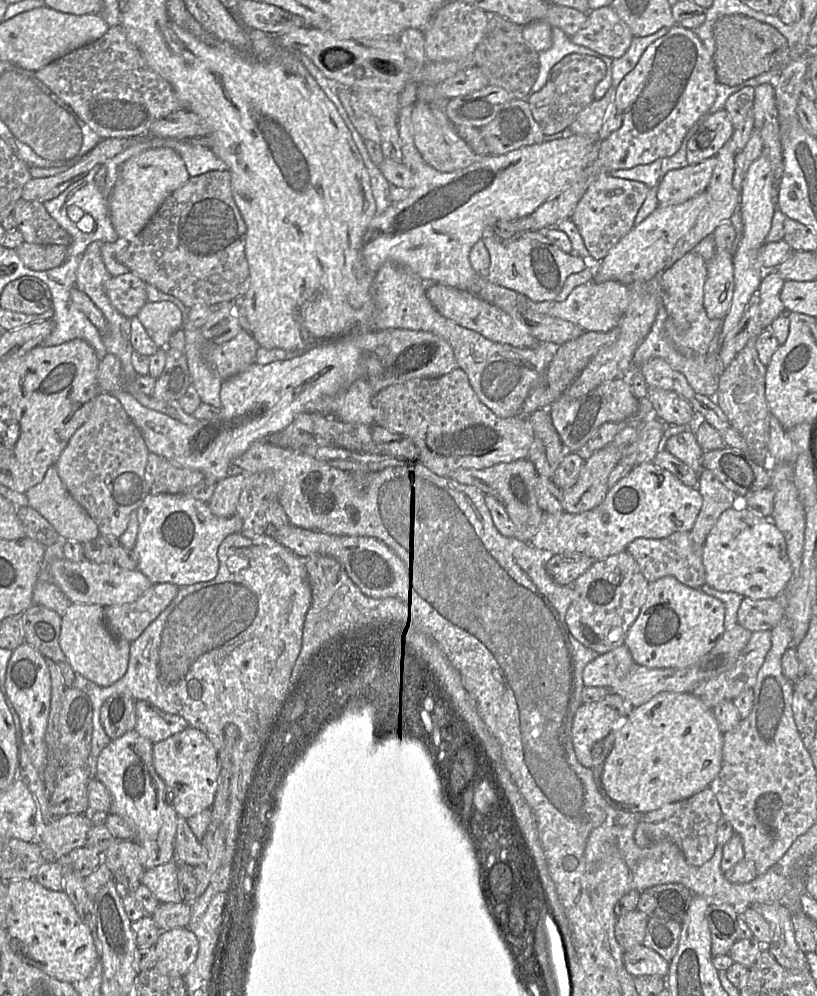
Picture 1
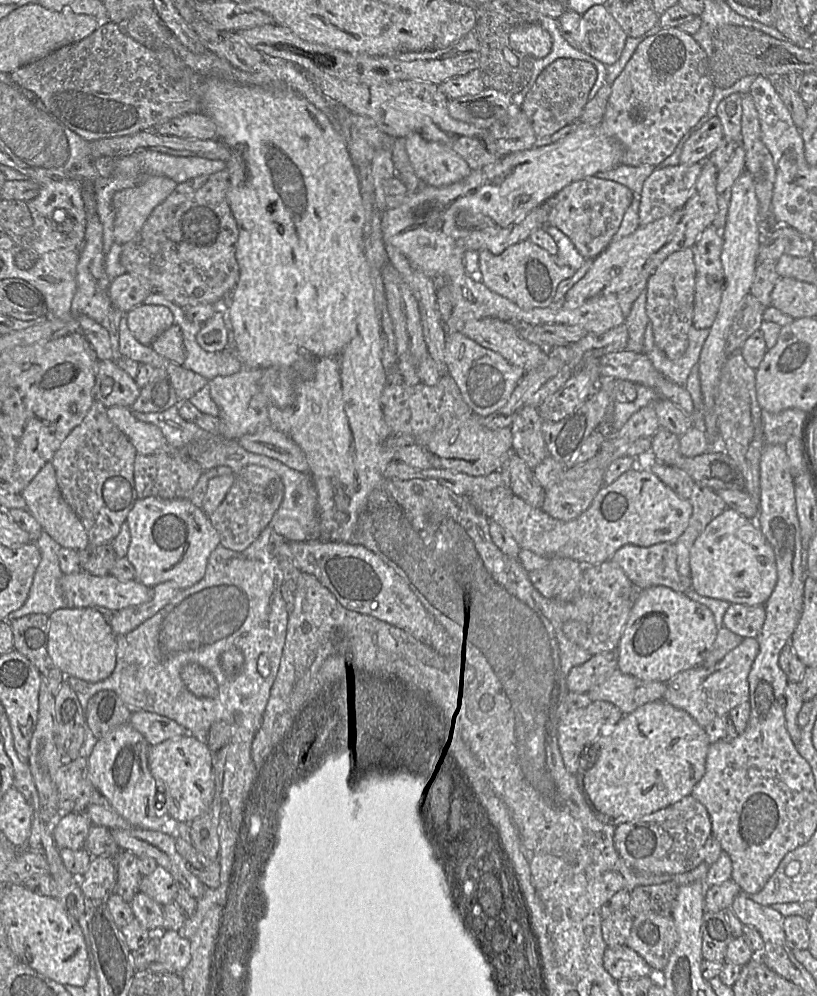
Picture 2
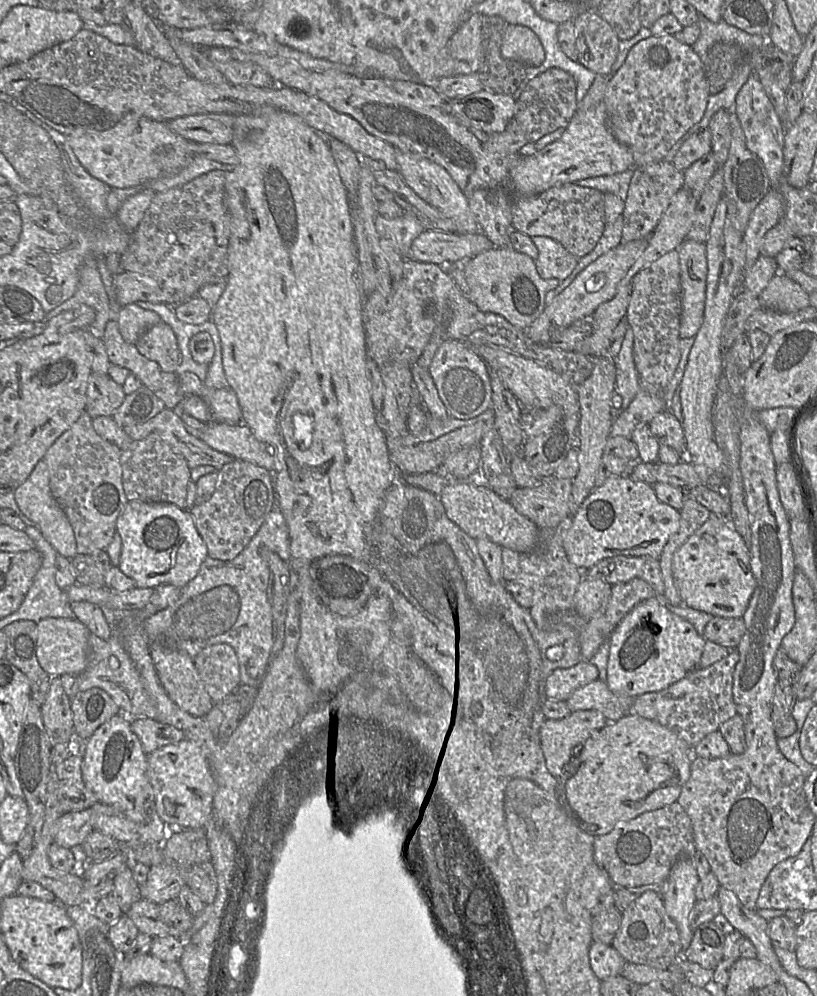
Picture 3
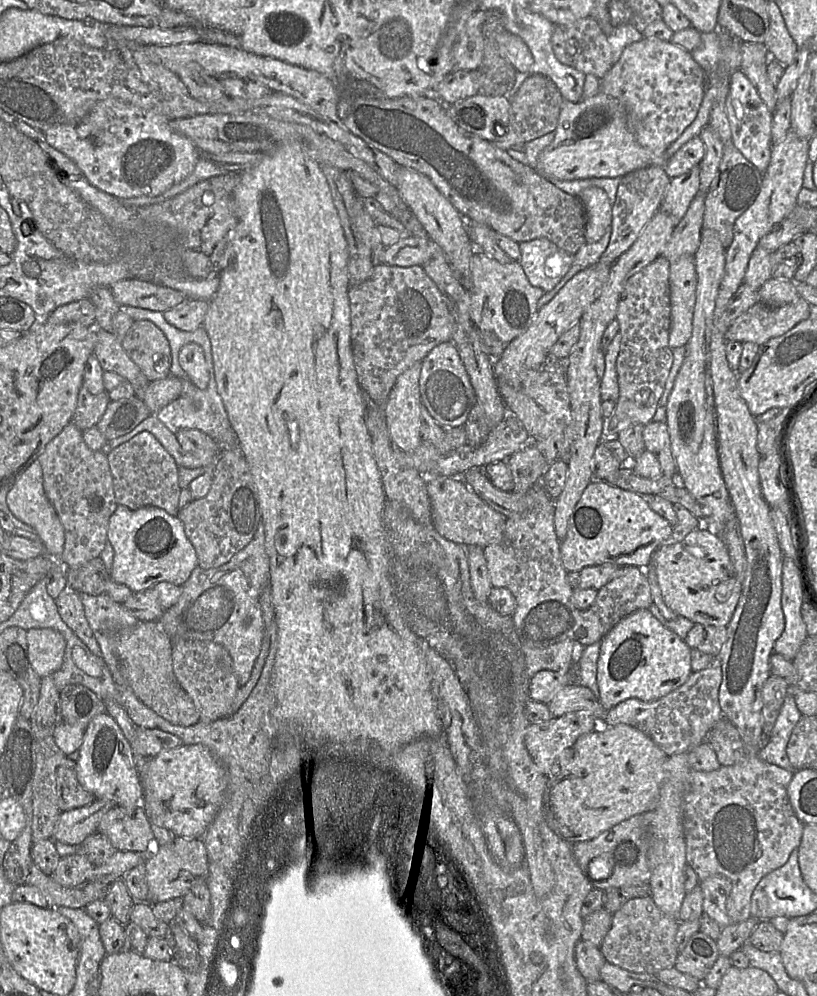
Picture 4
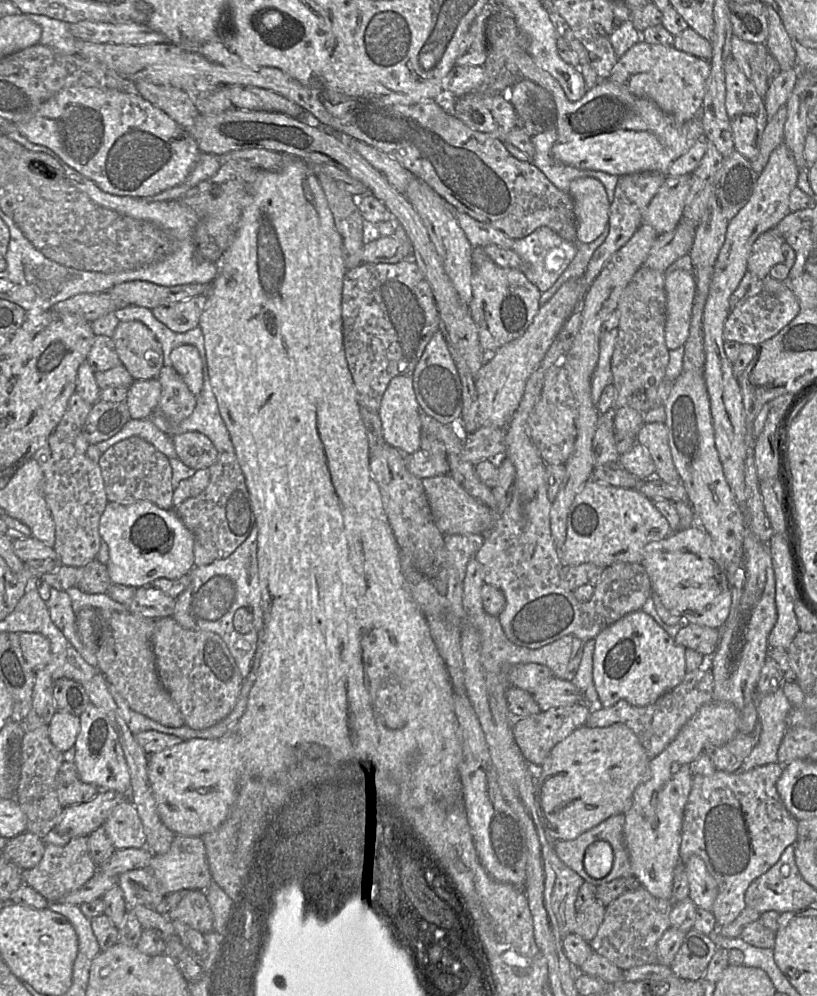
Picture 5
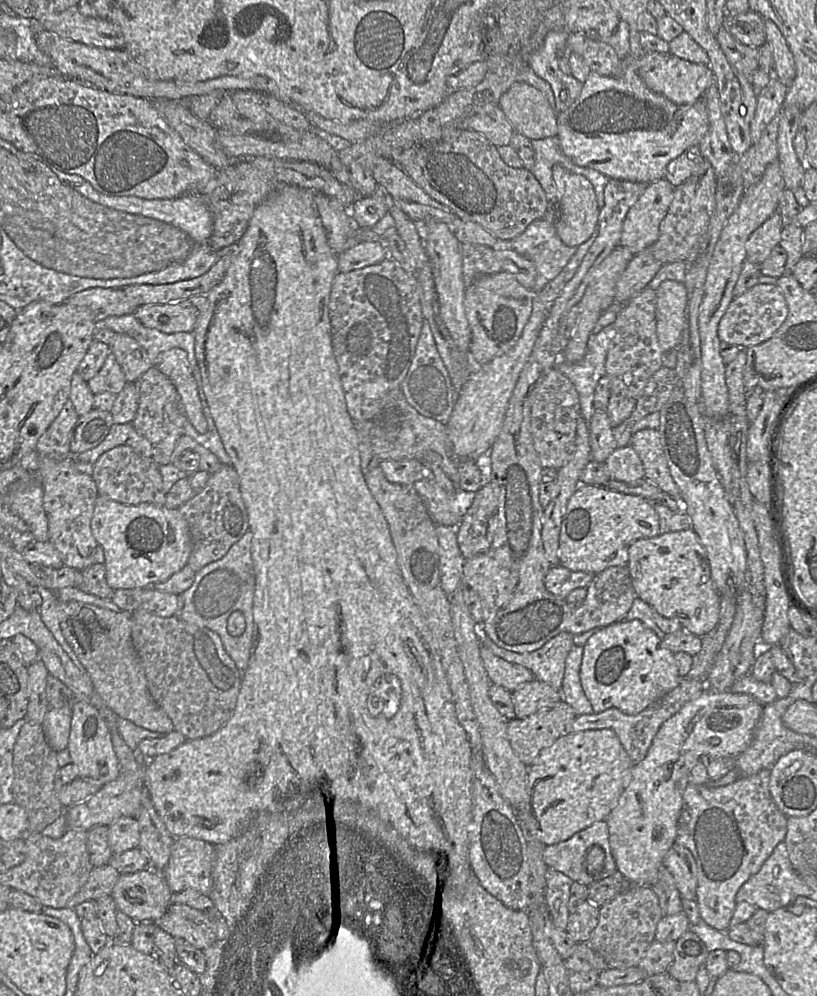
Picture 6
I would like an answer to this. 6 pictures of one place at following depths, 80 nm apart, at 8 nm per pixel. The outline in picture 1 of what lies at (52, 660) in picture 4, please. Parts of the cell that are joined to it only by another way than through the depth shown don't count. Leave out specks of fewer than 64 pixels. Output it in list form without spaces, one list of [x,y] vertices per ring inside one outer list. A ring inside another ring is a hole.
[[[71,604],[62,615],[60,647],[73,671],[99,686],[111,686],[121,679],[128,668],[130,643],[117,637],[109,628],[104,607],[97,604]]]

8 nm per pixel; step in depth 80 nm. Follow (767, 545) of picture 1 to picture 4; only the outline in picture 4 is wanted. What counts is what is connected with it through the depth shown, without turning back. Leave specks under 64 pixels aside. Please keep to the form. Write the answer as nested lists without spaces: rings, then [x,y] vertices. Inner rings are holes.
[[[698,525],[680,542],[660,546],[647,568],[654,568],[666,605],[678,615],[695,624],[727,626],[731,621],[742,594],[743,579],[736,575],[721,536]]]

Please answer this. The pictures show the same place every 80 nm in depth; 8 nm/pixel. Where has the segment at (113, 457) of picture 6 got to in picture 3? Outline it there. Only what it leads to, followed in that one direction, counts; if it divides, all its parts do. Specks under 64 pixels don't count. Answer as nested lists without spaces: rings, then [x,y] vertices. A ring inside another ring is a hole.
[[[153,433],[144,439],[134,440],[128,449],[122,450],[120,462],[123,489],[128,502],[164,503],[185,509],[191,468],[158,435]]]

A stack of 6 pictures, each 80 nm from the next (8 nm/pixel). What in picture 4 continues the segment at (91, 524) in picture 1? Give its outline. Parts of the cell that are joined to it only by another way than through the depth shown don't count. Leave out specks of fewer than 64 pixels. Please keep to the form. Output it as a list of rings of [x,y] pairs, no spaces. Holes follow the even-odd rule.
[[[35,460],[6,492],[10,510],[23,522],[31,525],[45,546],[47,556],[59,558],[65,544],[63,525],[56,510],[48,500],[43,487],[43,472],[39,460]]]

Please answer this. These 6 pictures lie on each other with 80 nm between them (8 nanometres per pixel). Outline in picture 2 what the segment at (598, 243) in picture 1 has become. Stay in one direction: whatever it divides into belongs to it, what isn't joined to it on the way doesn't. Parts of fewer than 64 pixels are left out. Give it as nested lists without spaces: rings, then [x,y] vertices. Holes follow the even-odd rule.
[[[593,175],[565,186],[546,201],[549,206],[546,226],[553,226],[566,235],[585,259],[595,259],[610,245],[634,198],[634,193],[624,185]]]

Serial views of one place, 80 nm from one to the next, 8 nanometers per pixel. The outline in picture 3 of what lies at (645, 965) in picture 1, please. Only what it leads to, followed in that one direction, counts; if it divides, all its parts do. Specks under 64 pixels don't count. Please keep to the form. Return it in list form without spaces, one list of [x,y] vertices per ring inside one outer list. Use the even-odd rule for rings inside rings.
[[[595,941],[590,946],[589,958],[590,966],[600,980],[620,976],[623,966],[628,963],[611,945],[604,945]]]

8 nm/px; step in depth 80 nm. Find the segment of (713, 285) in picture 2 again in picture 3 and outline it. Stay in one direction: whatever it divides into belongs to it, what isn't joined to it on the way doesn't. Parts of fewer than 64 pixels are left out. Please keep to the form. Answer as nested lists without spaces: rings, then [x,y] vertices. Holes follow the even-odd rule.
[[[685,240],[677,250],[682,291],[679,335],[685,339],[695,337],[704,320],[708,272],[706,242]]]

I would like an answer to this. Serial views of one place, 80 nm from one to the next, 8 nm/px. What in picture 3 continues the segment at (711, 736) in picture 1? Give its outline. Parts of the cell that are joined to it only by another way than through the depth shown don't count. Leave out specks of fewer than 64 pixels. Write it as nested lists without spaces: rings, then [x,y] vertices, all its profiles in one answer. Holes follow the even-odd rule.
[[[626,715],[609,722],[574,748],[564,774],[557,778],[559,792],[568,813],[577,819],[586,832],[599,837],[609,833],[619,822],[677,802],[690,777],[694,759],[692,748],[658,722],[637,715]]]

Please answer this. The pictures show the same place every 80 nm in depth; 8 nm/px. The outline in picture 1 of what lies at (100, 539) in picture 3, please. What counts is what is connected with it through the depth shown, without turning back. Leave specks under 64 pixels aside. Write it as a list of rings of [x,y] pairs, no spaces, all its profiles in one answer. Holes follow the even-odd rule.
[[[99,392],[86,421],[72,435],[55,467],[68,492],[96,523],[99,534],[119,538],[131,513],[149,495],[145,478],[149,454],[140,430],[117,397]]]

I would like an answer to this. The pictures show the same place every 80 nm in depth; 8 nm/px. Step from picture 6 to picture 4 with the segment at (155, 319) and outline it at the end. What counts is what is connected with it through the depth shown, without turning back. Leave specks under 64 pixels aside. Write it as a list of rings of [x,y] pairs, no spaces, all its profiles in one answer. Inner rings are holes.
[[[188,299],[183,304],[163,312],[165,320],[182,331],[201,327],[209,308],[209,301]]]

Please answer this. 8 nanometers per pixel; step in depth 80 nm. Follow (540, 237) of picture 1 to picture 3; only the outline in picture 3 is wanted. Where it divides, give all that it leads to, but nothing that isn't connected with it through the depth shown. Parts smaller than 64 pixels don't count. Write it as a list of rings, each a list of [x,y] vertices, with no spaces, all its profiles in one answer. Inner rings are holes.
[[[509,246],[483,251],[469,258],[462,269],[468,283],[469,300],[480,311],[500,315],[522,330],[528,329],[541,315],[546,307],[546,294],[561,283],[555,278],[541,278],[534,259]]]

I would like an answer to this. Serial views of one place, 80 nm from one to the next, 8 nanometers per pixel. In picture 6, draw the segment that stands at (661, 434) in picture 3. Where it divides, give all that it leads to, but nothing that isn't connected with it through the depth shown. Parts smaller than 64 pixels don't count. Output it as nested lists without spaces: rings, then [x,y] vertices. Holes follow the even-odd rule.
[[[643,429],[633,434],[630,444],[640,457],[647,479],[674,499],[681,499],[680,491],[671,476],[658,429]]]

